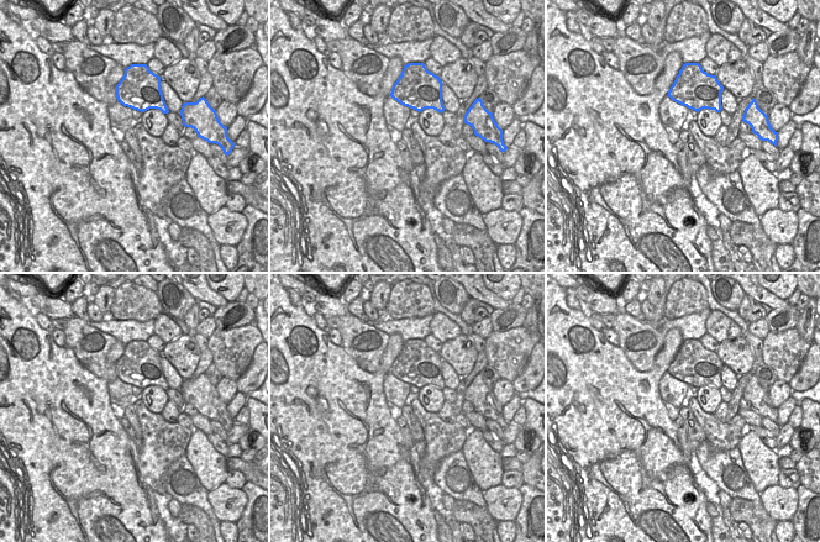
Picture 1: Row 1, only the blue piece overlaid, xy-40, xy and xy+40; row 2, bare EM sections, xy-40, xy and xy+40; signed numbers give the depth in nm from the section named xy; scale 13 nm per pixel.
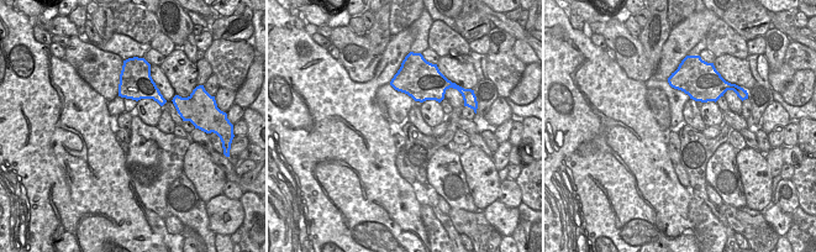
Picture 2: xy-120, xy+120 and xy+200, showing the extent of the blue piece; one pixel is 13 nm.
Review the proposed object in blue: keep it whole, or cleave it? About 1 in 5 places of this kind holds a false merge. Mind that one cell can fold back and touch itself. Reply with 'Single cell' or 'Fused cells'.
Fused cells.

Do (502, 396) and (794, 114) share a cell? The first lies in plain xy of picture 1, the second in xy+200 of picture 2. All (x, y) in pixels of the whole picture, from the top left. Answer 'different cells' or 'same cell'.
different cells

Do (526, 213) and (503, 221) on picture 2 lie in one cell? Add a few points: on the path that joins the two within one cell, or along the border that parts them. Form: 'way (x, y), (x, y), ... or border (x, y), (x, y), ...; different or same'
border (517, 208), (519, 224), (510, 235); different

